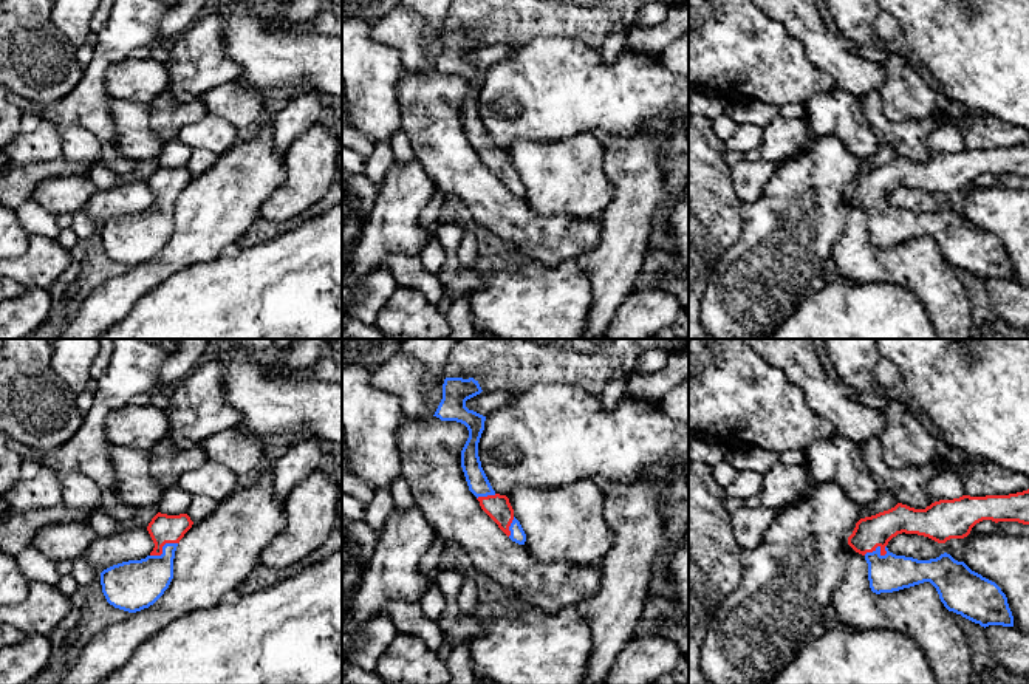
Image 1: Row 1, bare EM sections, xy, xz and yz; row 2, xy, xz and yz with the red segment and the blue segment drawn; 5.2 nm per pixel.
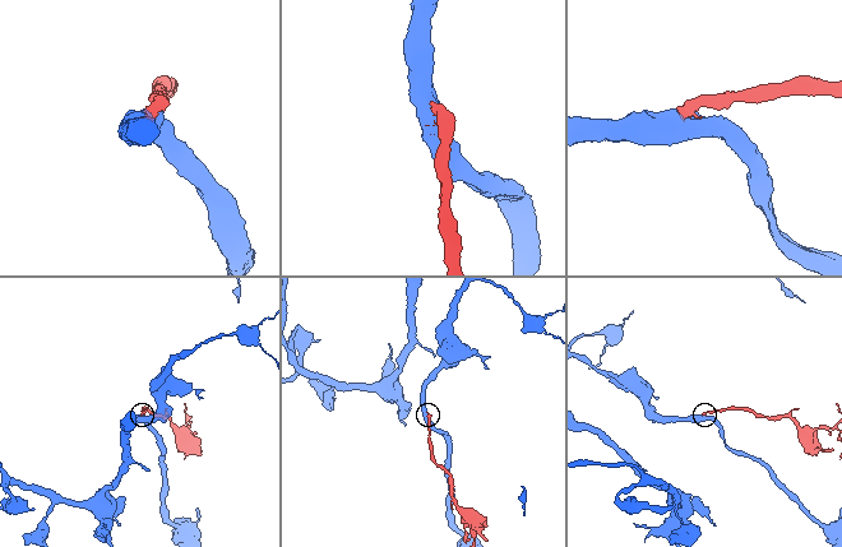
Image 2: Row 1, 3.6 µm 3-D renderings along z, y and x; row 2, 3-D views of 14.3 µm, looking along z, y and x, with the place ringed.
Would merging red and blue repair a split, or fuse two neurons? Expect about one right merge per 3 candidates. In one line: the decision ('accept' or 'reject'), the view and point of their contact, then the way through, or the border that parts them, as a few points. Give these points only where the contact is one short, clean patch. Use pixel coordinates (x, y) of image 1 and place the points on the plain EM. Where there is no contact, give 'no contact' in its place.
accept; contact yz (881, 201)

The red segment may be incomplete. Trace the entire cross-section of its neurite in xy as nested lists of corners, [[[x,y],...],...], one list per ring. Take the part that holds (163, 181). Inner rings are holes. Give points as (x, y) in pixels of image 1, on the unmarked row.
[[[158,166],[147,180],[155,197],[153,204],[145,212],[122,215],[101,226],[107,255],[128,266],[153,258],[173,232],[176,200],[192,178],[187,167]]]

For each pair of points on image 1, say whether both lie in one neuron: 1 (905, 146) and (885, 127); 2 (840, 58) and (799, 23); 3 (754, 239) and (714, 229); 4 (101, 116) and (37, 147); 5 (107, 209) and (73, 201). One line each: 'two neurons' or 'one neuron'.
1: one neuron
2: one neuron
3: two neurons
4: two neurons
5: two neurons

